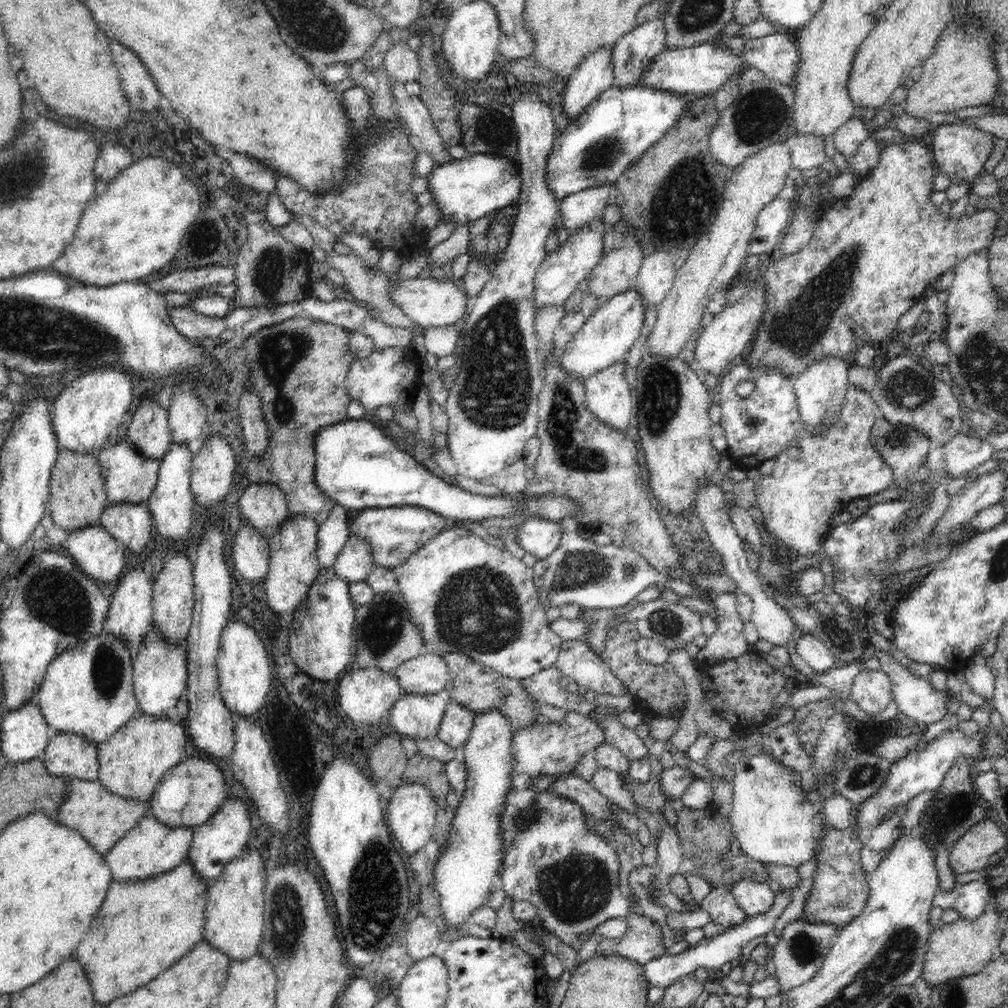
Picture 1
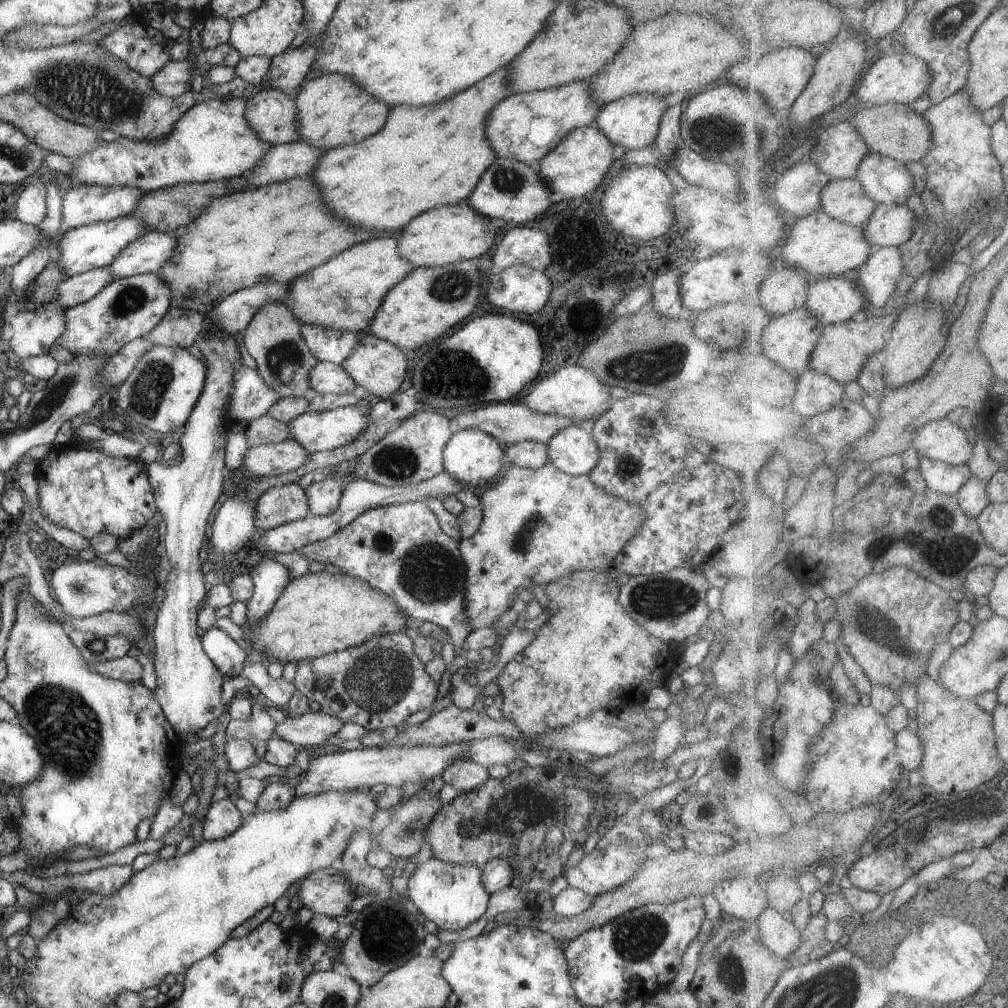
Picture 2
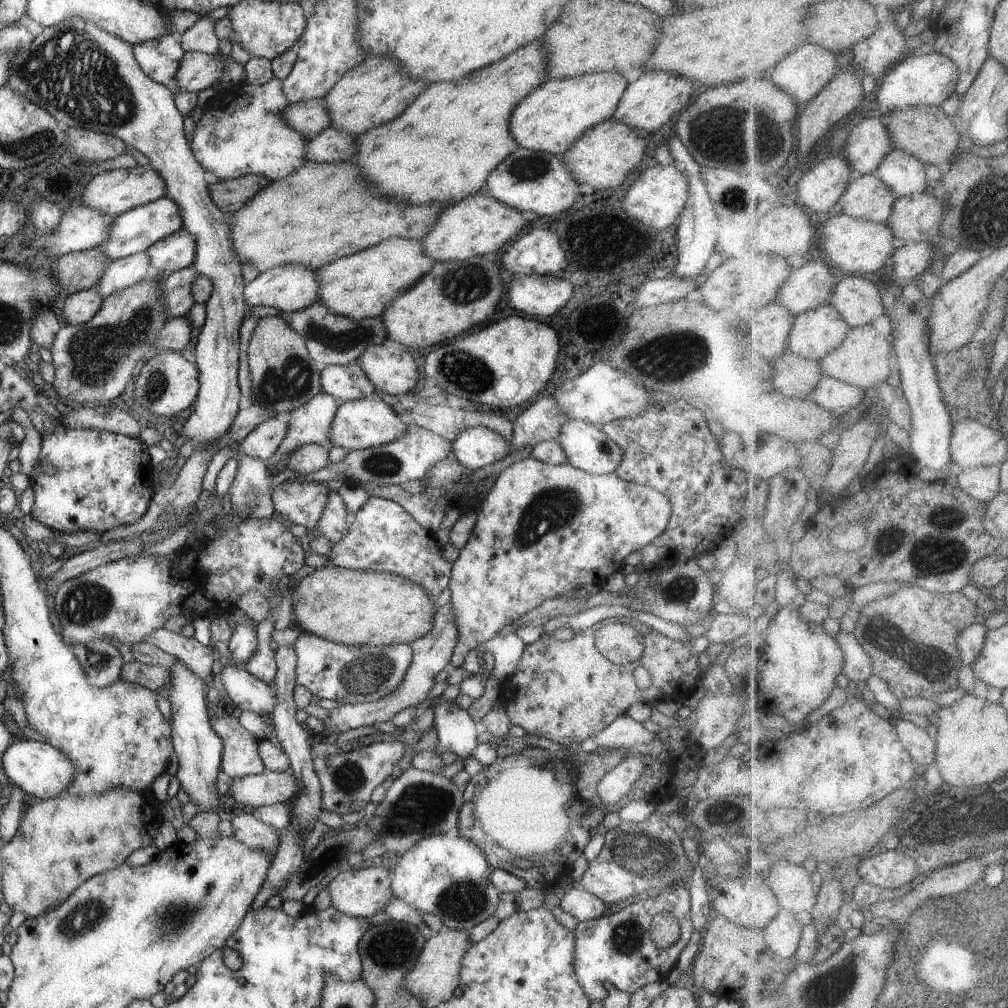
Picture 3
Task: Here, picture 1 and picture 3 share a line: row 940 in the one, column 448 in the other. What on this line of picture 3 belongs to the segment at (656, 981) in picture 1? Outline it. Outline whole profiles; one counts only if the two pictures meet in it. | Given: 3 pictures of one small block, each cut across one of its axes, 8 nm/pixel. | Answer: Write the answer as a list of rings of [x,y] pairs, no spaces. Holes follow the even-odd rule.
[[[436,698],[434,706],[434,730],[438,733],[439,745],[457,755],[465,763],[472,757],[472,752],[478,744],[481,728],[478,722],[472,720],[467,710],[458,708],[455,702]]]

